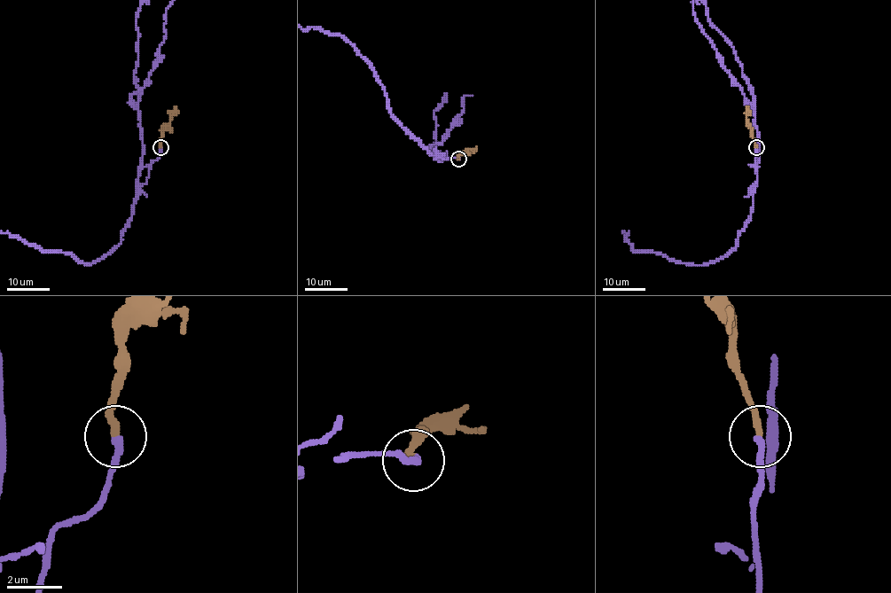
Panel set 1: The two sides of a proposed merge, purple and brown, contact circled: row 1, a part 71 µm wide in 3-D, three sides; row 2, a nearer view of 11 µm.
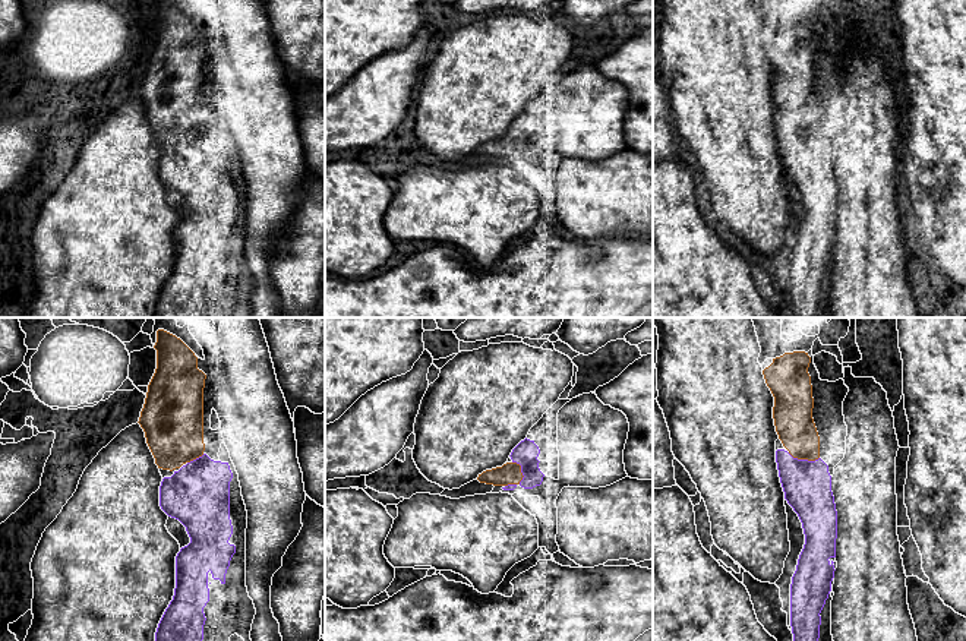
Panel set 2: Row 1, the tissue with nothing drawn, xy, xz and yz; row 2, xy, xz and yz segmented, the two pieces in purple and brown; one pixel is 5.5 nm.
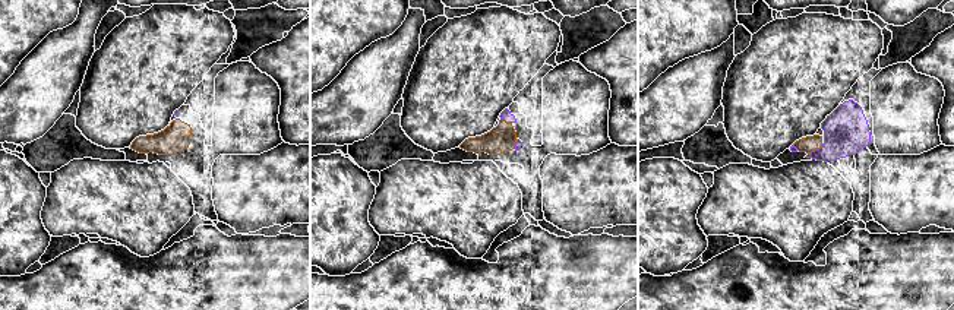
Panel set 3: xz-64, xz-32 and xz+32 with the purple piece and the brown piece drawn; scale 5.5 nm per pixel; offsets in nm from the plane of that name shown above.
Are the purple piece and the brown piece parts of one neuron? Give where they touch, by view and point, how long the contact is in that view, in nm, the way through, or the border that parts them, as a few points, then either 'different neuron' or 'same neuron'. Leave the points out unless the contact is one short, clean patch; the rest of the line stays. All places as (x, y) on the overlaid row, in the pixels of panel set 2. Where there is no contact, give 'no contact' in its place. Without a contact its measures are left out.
meets purple in yz at (804, 460); contact 180 nm long; runs through yz (807, 485), (804, 460), (804, 444), (794, 422); same neuron

